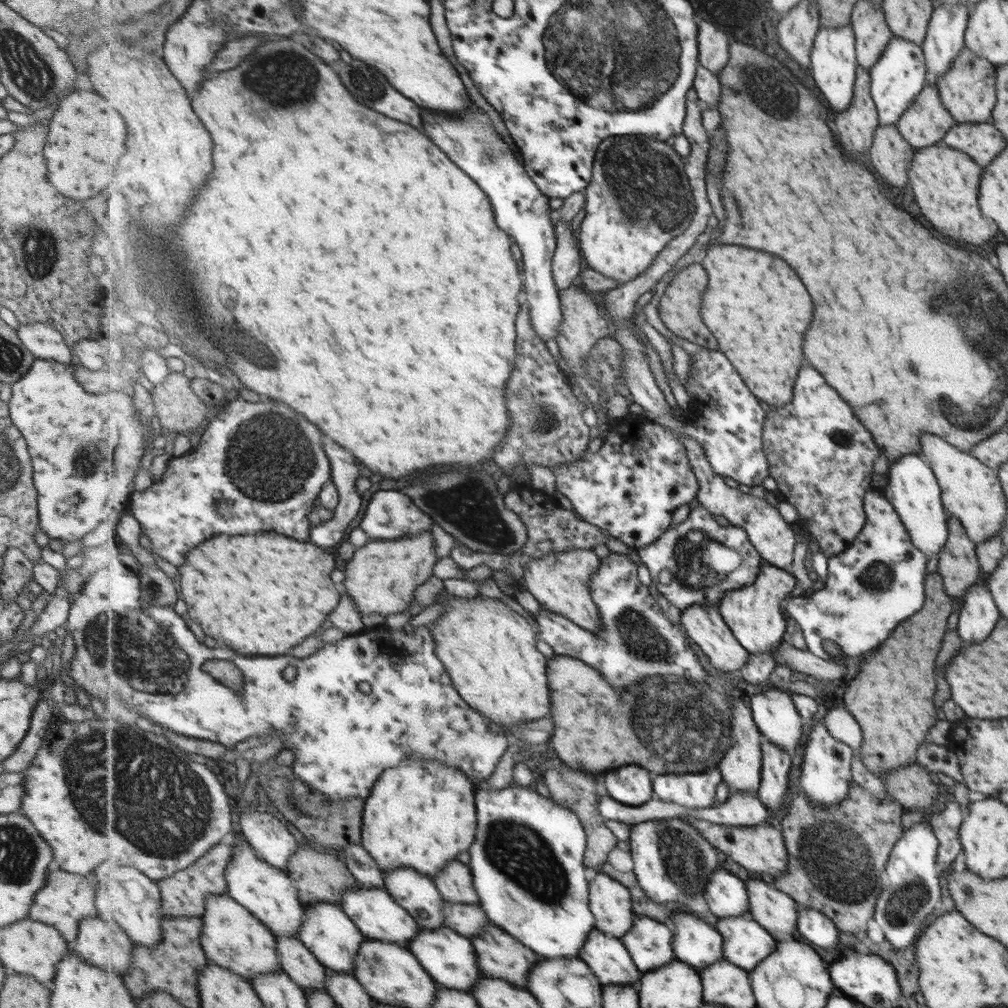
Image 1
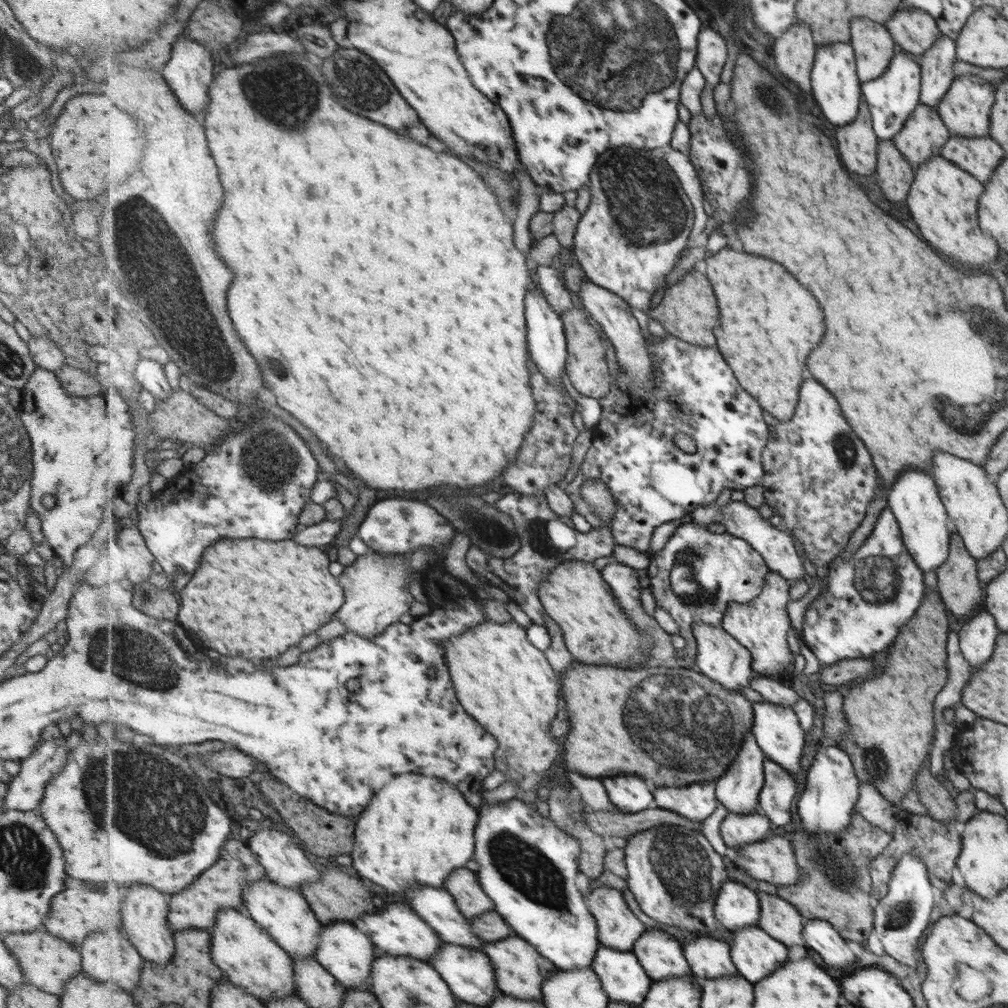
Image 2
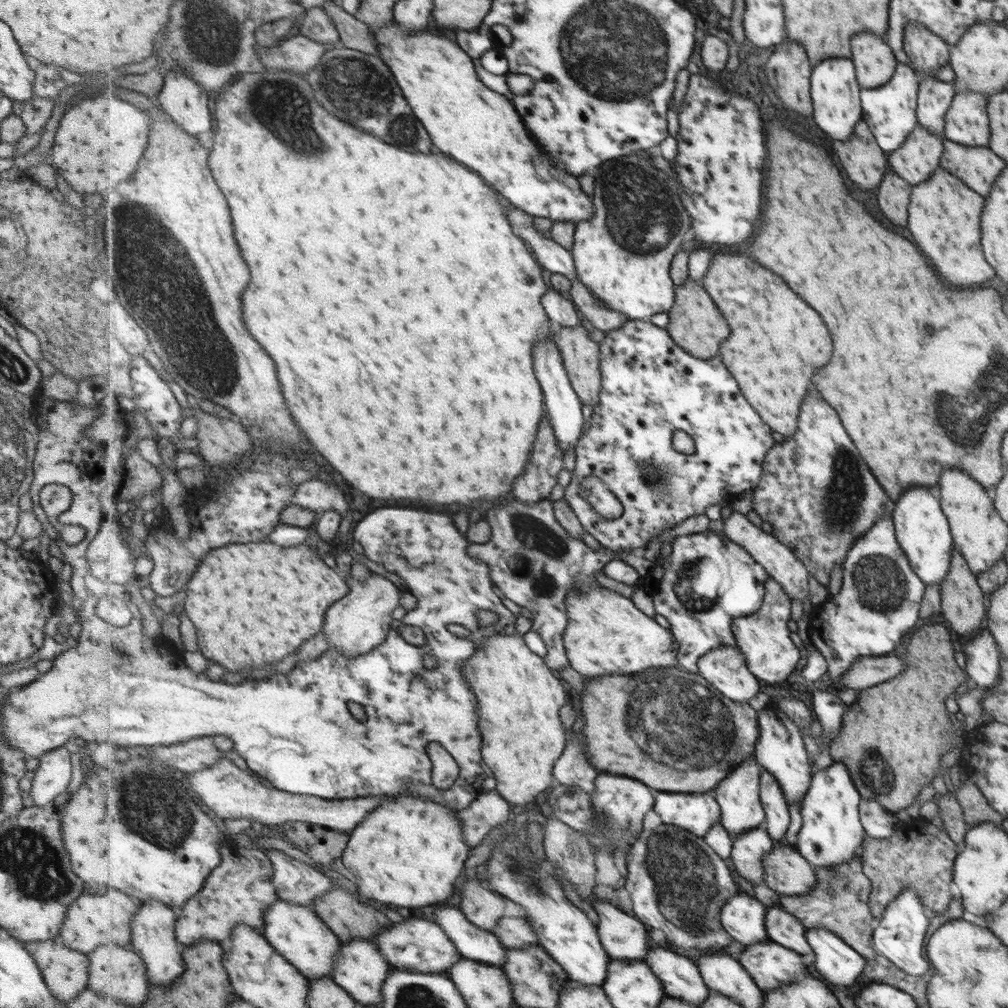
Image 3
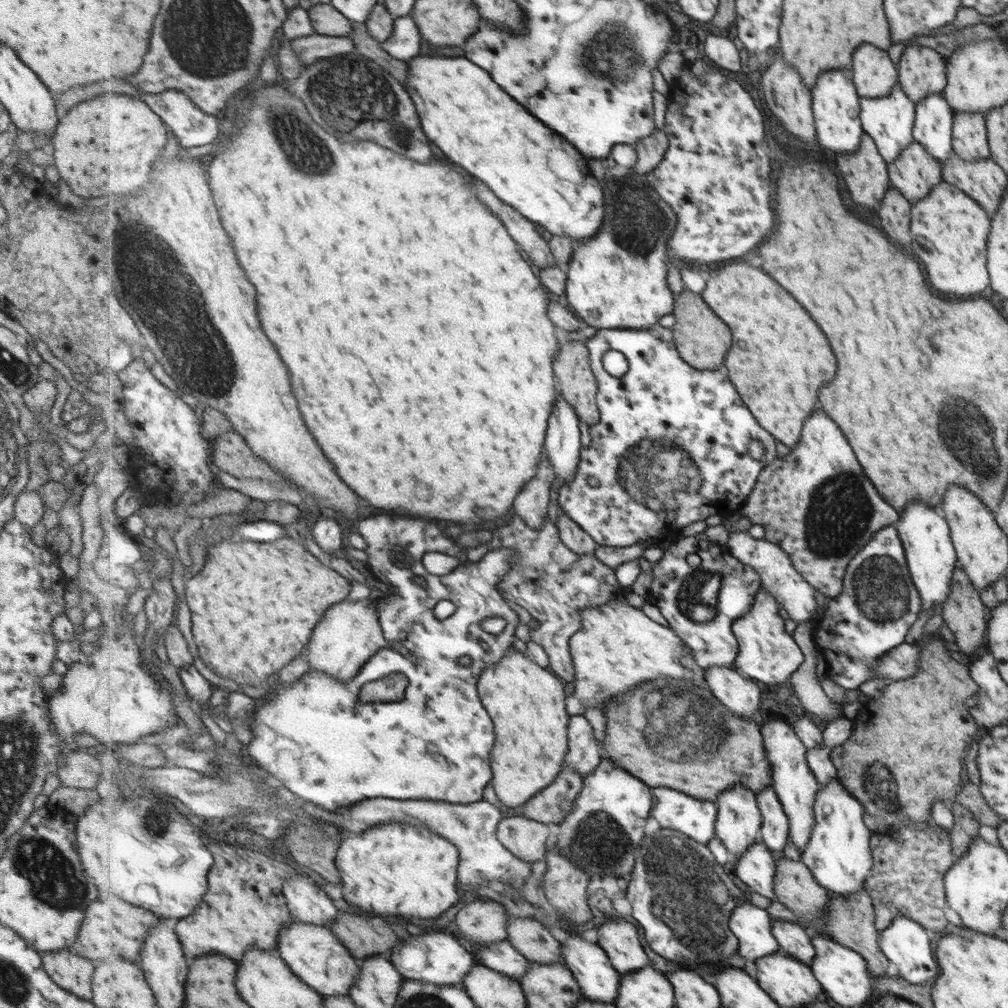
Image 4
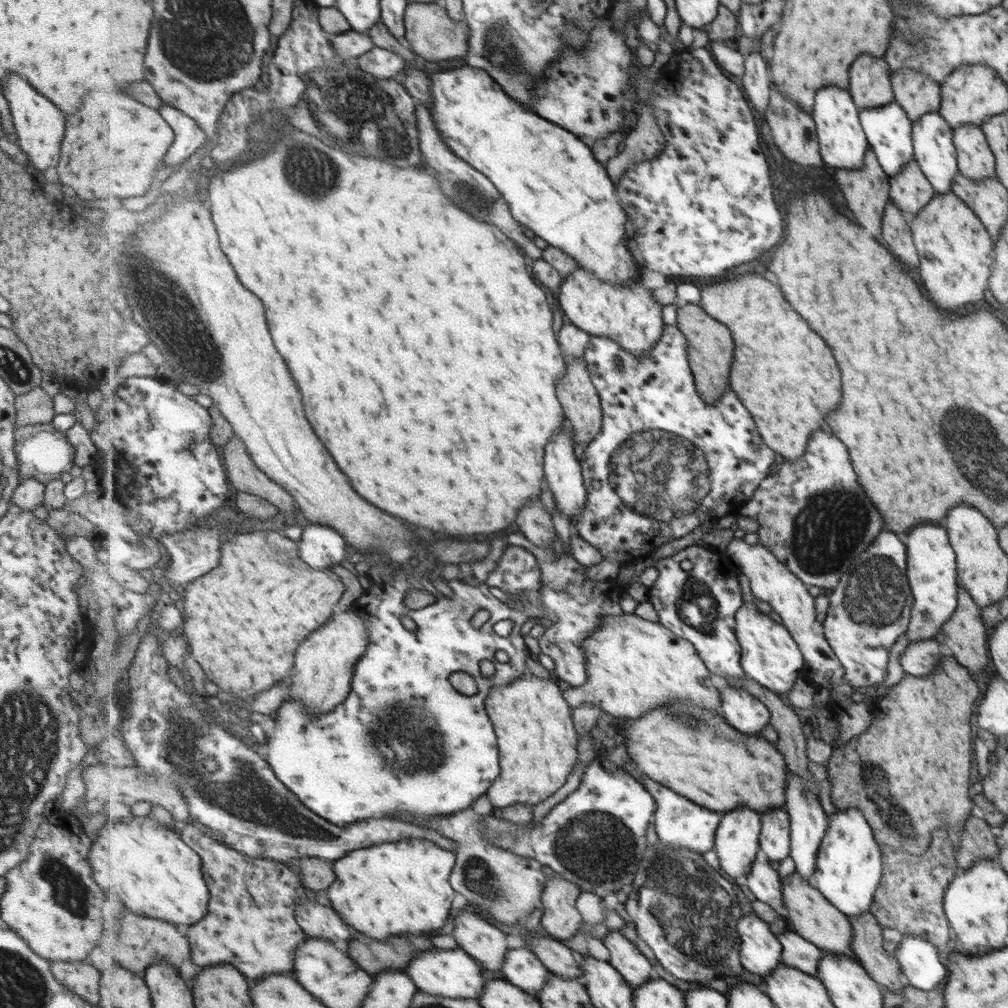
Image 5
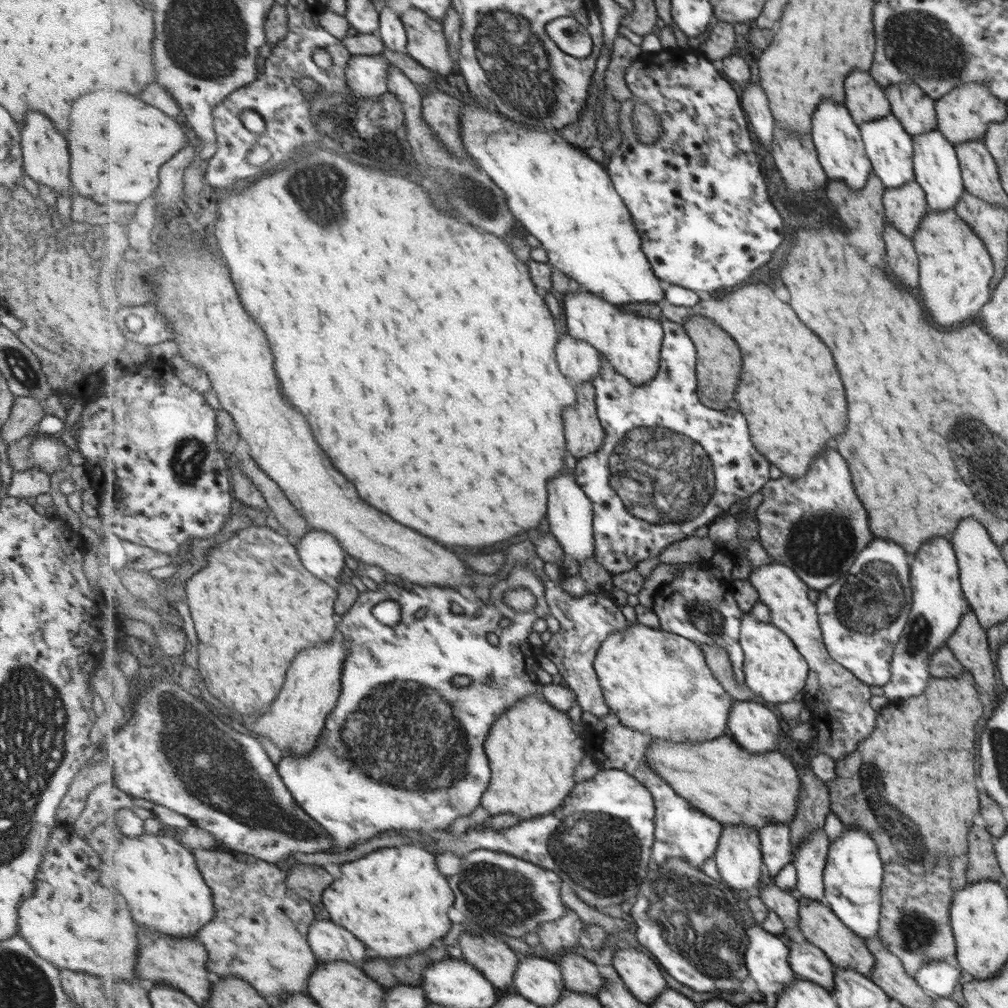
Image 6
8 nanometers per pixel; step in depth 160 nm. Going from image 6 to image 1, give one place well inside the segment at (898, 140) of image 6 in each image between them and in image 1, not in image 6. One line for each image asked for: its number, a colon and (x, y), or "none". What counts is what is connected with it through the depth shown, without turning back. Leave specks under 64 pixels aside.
1: (899, 74)
2: (892, 97)
3: (889, 110)
4: (888, 119)
5: (887, 130)

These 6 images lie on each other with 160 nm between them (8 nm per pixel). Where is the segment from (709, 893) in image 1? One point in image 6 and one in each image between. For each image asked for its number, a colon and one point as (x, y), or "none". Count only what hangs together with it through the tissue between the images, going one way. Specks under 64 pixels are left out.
2: (737, 907)
3: (744, 917)
4: (751, 924)
5: (760, 951)
6: (766, 956)

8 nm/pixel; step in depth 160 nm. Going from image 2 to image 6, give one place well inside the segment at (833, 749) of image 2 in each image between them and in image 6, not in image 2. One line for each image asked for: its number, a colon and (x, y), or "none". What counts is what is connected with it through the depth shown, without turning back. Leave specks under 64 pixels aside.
3: (830, 832)
4: (837, 853)
5: (847, 872)
6: (852, 875)

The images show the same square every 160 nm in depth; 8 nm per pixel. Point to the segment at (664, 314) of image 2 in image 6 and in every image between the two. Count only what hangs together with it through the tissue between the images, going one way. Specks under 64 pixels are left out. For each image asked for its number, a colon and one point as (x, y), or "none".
3: (696, 324)
4: (703, 339)
5: (710, 344)
6: (719, 363)

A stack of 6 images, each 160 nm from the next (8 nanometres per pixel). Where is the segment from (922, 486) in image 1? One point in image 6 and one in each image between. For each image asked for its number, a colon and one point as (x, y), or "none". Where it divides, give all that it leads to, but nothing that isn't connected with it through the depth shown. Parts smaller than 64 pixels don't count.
2: (912, 497)
3: (921, 529)
4: (928, 552)
5: (930, 562)
6: (937, 605)

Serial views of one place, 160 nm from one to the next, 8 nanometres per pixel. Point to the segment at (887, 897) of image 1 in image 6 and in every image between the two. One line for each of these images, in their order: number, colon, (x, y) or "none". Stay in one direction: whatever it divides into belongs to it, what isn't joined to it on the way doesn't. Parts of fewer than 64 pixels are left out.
2: (902, 914)
3: (901, 932)
4: (905, 943)
5: (918, 958)
6: (938, 978)

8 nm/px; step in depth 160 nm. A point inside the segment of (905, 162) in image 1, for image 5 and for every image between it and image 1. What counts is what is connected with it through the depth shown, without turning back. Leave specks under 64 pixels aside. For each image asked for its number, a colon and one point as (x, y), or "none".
2: (895, 175)
3: (892, 197)
4: (894, 214)
5: (897, 236)

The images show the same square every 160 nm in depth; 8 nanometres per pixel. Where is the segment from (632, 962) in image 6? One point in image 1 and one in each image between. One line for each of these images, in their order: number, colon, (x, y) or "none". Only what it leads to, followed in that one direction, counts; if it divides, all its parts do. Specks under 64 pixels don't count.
1: (611, 902)
2: (620, 928)
3: (625, 938)
4: (621, 939)
5: (625, 956)

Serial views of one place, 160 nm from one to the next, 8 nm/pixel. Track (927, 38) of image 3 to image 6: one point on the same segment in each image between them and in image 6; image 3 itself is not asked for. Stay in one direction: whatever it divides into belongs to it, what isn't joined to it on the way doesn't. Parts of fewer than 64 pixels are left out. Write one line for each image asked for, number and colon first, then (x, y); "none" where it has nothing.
4: (922, 72)
5: (915, 92)
6: (909, 104)

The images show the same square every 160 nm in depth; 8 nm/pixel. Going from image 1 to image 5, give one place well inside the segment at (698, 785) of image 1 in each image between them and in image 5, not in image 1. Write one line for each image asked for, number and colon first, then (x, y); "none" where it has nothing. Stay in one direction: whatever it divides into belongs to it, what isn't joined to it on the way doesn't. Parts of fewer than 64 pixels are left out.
2: (698, 802)
3: (698, 813)
4: (696, 818)
5: (681, 822)

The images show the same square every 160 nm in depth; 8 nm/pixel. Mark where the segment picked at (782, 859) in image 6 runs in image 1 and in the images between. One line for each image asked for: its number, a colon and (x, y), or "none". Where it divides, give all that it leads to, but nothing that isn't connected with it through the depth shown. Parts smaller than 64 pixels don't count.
1: (776, 762)
2: (778, 791)
3: (772, 795)
4: (774, 833)
5: (775, 837)

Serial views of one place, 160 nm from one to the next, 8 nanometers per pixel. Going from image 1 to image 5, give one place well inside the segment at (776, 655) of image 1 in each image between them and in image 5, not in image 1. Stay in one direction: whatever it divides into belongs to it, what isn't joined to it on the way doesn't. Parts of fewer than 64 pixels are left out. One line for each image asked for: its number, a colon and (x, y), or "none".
2: (844, 671)
3: (870, 670)
4: (903, 661)
5: (920, 658)

